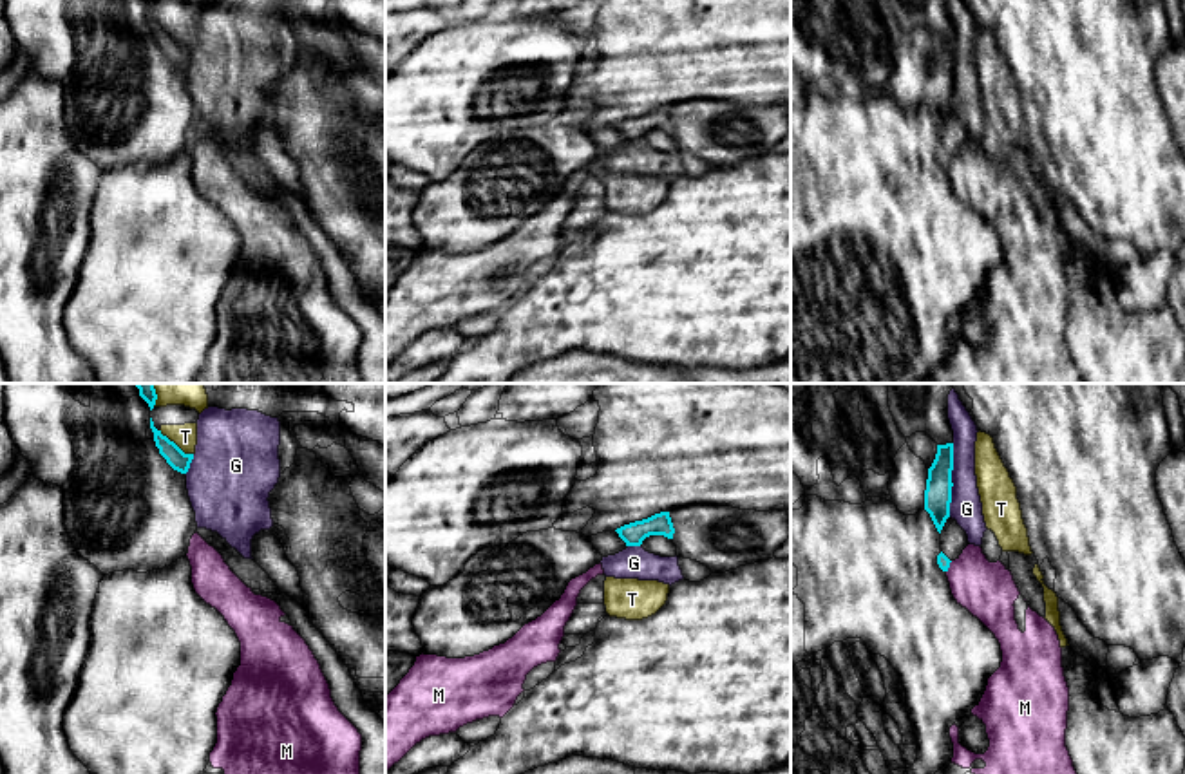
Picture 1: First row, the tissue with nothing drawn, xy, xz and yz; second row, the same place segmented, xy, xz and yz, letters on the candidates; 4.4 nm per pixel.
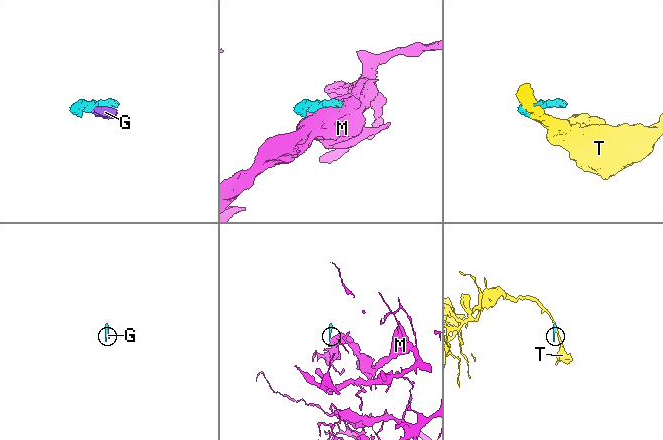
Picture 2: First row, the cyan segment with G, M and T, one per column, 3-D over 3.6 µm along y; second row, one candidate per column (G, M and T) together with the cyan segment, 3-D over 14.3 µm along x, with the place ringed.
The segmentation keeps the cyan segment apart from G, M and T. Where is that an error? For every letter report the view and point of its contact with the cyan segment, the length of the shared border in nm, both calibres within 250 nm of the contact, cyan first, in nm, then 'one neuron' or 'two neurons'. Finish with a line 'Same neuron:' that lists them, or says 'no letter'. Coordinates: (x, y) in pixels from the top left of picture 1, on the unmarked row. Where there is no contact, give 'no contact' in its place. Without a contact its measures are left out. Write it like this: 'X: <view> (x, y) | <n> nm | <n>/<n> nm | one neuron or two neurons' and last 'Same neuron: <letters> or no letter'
G: yz (950, 75) | 320 nm | 130/140 nm | one neuron
M: yz (948, 161) | 60 nm | 60/240 nm | two neurons
T: xy (174, 38) | 190 nm | 90/110 nm | two neurons
Same neuron: G

